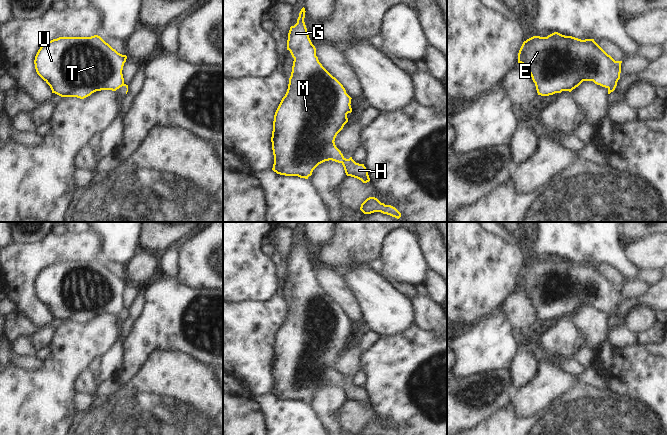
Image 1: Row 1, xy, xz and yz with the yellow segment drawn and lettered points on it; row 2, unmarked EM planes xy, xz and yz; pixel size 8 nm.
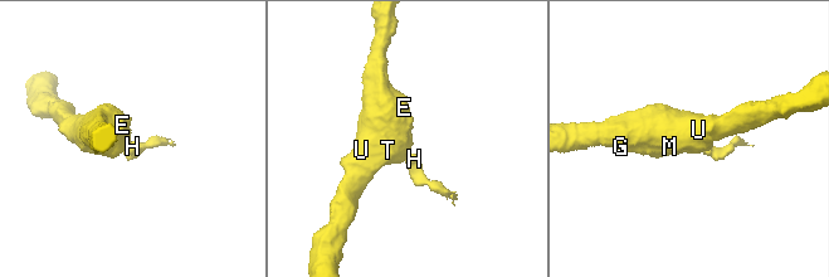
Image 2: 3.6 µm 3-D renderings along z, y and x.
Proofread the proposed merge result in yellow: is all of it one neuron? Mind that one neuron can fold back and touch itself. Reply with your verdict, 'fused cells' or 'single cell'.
fused cells

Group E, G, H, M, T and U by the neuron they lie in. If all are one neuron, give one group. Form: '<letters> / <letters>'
E G M T U / H

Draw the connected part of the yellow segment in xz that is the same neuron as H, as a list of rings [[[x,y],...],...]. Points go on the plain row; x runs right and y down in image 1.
[[[352,381],[349,383],[344,383],[342,385],[342,389],[344,391],[345,397],[347,400],[351,400],[361,404],[363,407],[367,407],[370,405],[368,395],[364,388],[356,387]]]

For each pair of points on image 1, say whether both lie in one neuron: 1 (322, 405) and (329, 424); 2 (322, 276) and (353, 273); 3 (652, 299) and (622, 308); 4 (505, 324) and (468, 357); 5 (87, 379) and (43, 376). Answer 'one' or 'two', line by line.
1: one
2: two
3: one
4: one
5: two

